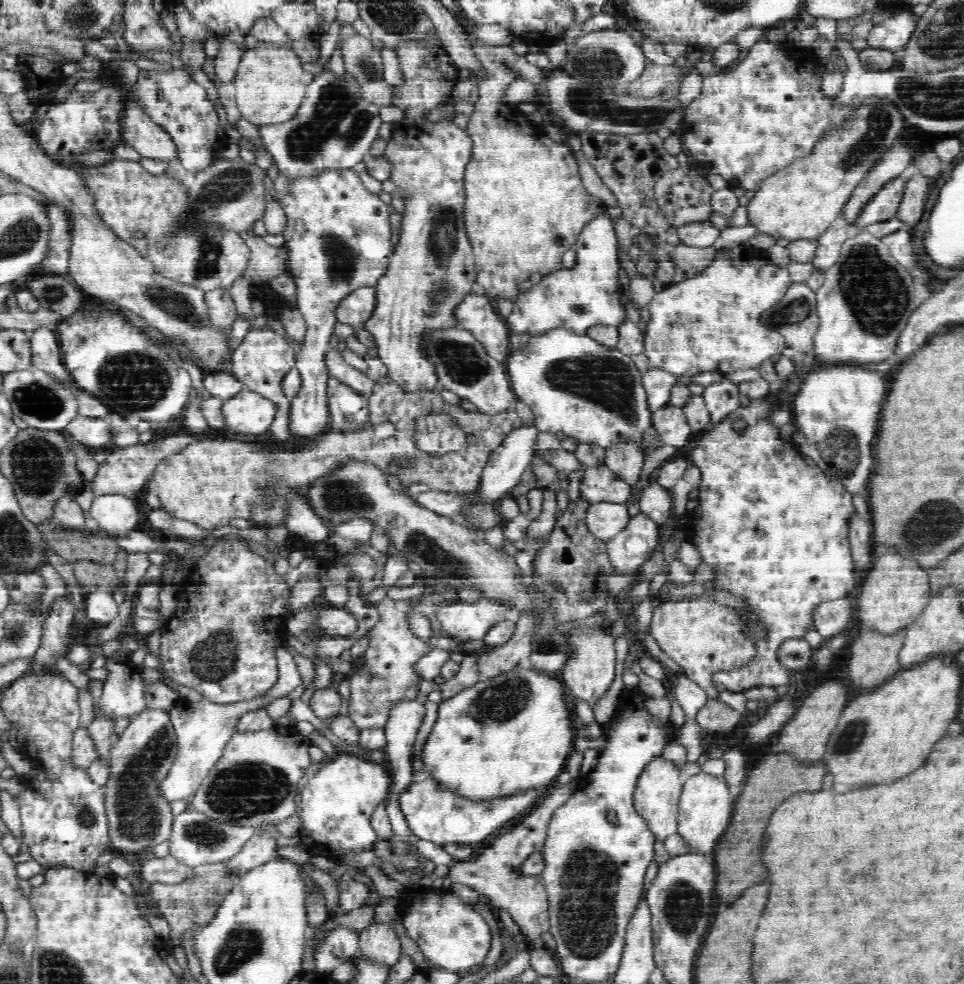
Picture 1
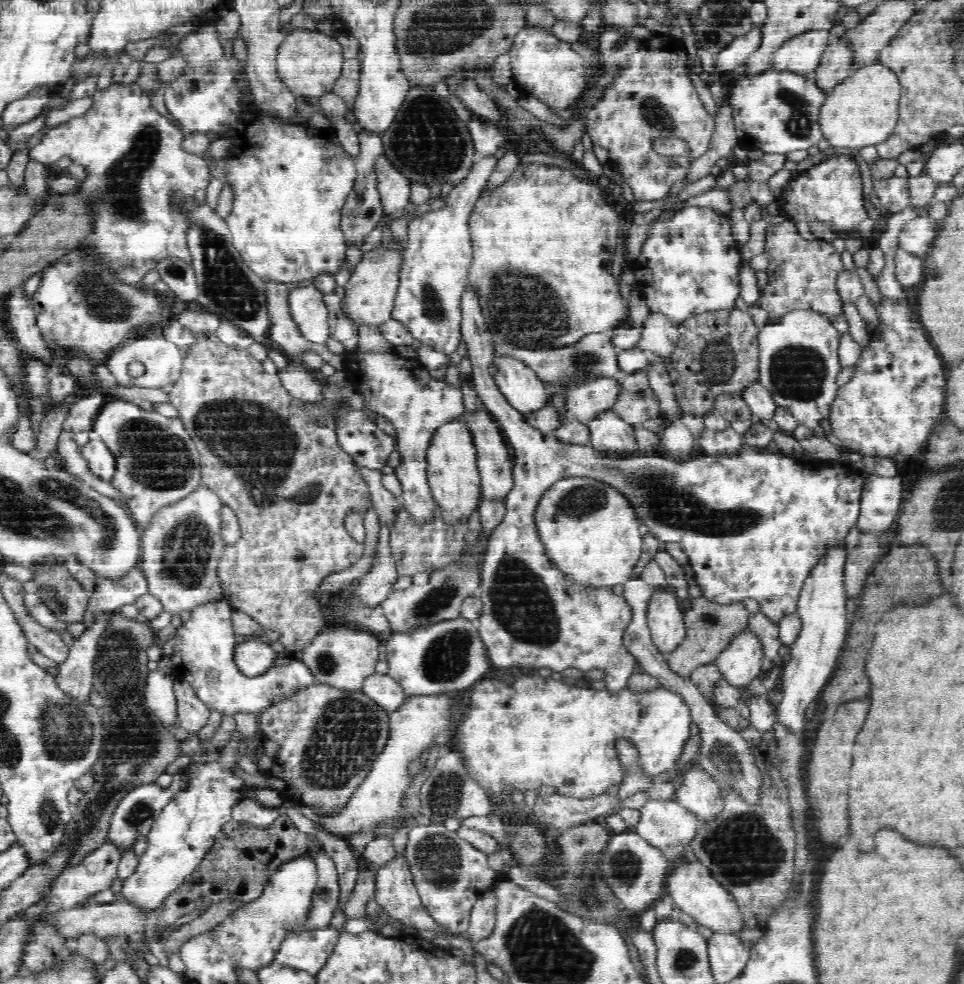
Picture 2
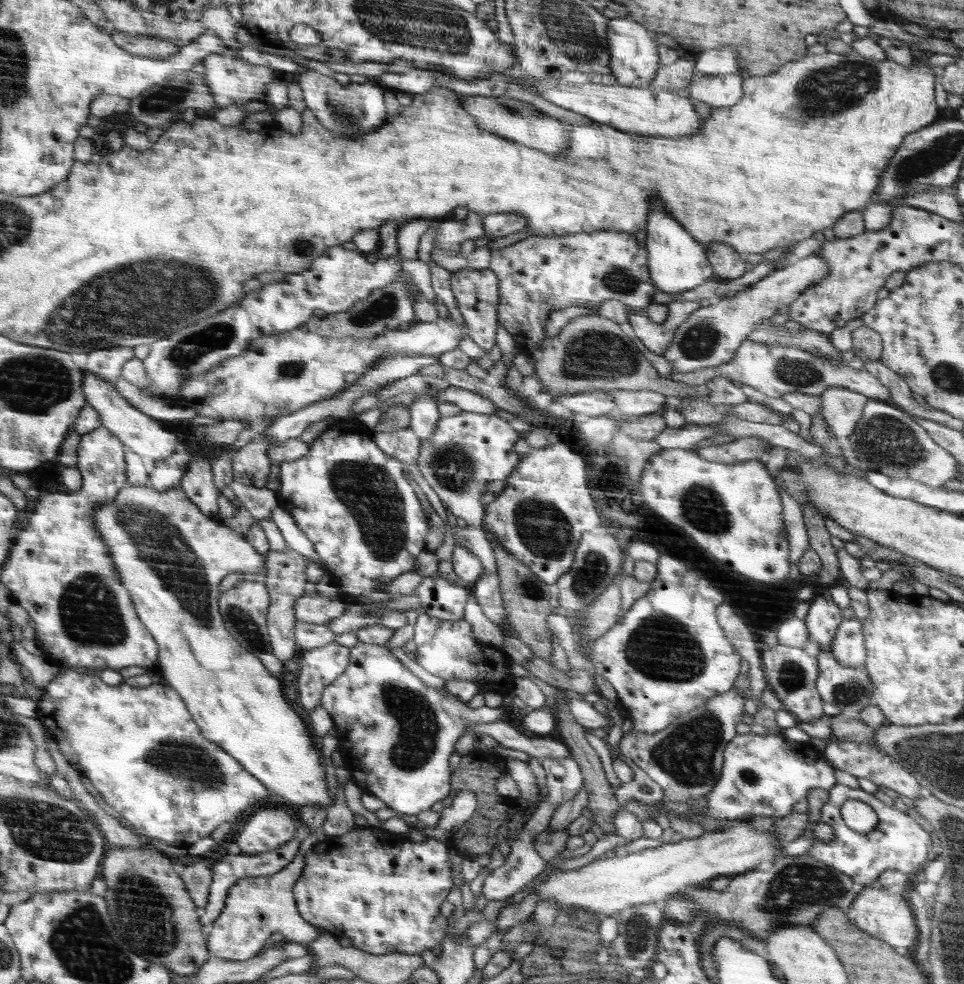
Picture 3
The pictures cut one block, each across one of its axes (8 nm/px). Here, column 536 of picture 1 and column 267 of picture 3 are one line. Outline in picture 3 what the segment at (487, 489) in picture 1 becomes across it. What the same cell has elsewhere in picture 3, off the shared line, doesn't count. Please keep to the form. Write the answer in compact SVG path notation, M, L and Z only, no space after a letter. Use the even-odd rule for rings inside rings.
M398 355L390 358L386 357L384 361L378 361L356 384L350 385L349 388L342 390L342 392L336 393L329 399L305 406L302 410L296 410L288 416L277 418L262 434L269 438L268 450L270 450L270 447L275 447L286 442L289 438L299 437L306 428L309 428L312 424L316 424L316 422L320 422L320 420L328 418L334 418L336 421L354 419L351 414L352 405L359 398L368 394L369 390L376 390L377 388L381 388L381 386L385 386L385 384L389 384L389 382L415 375L424 366L430 366L430 364L440 364L440 362L437 358L428 358L426 355Z

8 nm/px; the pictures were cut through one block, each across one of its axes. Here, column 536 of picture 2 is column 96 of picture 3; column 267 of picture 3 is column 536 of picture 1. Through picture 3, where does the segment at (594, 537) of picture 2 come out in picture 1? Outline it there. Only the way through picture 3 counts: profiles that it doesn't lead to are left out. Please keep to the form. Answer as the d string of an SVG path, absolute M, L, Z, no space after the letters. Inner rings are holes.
M520 663L509 671L498 674L498 676L484 679L480 682L474 683L468 688L460 690L439 704L437 711L438 717L433 725L430 736L426 740L426 744L422 749L422 761L424 763L424 771L419 778L433 776L435 779L440 779L444 786L448 787L451 791L456 791L459 795L465 795L466 798L484 800L493 799L495 796L513 795L515 792L526 791L527 788L542 786L544 784L553 785L557 776L565 770L566 760L568 756L574 751L573 742L576 737L574 728L572 728L572 708L568 706L568 698L564 690L564 683L556 678L550 678L548 674L540 674L527 663ZM570 780L568 784L555 785L553 792L535 809L527 814L526 818L511 832L498 835L496 842L484 850L476 860L459 860L449 867L447 874L452 883L466 884L480 892L485 900L495 907L504 908L513 918L526 936L528 944L530 941L541 938L542 933L550 931L549 923L549 900L543 878L540 875L526 876L520 870L522 862L528 855L541 852L547 837L547 830L551 815L577 790L578 782Z

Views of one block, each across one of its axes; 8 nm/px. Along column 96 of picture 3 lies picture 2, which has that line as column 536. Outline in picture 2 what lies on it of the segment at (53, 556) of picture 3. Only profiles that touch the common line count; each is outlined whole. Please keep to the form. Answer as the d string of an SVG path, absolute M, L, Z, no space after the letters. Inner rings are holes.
M469 281L466 284L464 292L461 294L461 311L463 319L461 322L461 335L464 342L466 342L468 350L468 359L471 362L473 368L473 375L471 381L474 382L475 391L483 402L482 408L486 409L495 418L495 422L499 425L504 439L509 444L509 449L514 452L513 455L513 474L514 474L514 488L508 494L505 500L505 506L507 507L507 514L504 518L503 524L500 524L494 534L485 542L483 546L484 562L482 571L480 573L480 591L479 597L483 603L483 609L479 616L479 635L487 652L487 657L492 666L497 669L523 669L525 666L536 666L536 668L550 668L552 671L561 672L564 668L578 668L583 673L592 670L592 668L598 668L604 672L603 680L606 682L606 686L610 690L620 690L622 687L627 686L628 679L634 674L634 666L640 666L640 659L637 658L633 651L628 649L625 645L625 630L633 620L633 606L624 599L624 596L616 596L613 592L613 588L610 586L594 587L592 584L578 584L578 582L570 582L573 580L569 578L569 574L557 566L557 563L553 561L553 558L546 550L545 542L542 542L542 536L538 533L538 526L536 524L537 507L539 506L542 496L548 491L548 488L559 479L567 478L567 475L589 475L590 478L600 479L612 487L618 488L618 491L622 491L622 494L626 495L626 498L630 499L630 502L636 506L638 510L638 516L642 518L642 522L648 526L650 532L654 532L658 538L664 540L664 544L667 542L679 542L682 546L682 550L688 555L690 564L695 572L695 581L701 587L703 595L714 602L740 603L743 599L749 597L750 599L757 600L760 605L760 610L767 614L770 618L773 618L776 622L780 620L781 616L786 616L790 612L797 612L797 602L800 598L803 582L806 582L807 577L813 574L813 570L829 557L830 553L837 552L838 549L844 548L846 536L850 534L852 528L857 527L859 520L859 514L861 509L861 498L864 494L867 476L858 473L853 464L843 458L842 460L829 461L820 463L806 462L803 459L791 458L785 456L783 453L771 454L770 452L757 452L750 447L745 446L742 452L730 457L714 457L705 454L696 460L676 462L666 458L662 453L656 455L647 455L646 453L636 454L636 456L630 456L630 458L605 458L598 452L595 452L592 446L576 446L566 445L554 436L554 434L545 435L532 427L526 425L520 417L520 411L516 410L507 400L502 396L502 393L498 392L494 381L491 380L491 375L488 373L488 367L491 365L492 356L495 352L495 334L490 332L487 327L486 319L483 315L483 310L480 304L480 299L477 291L477 284L475 281Z

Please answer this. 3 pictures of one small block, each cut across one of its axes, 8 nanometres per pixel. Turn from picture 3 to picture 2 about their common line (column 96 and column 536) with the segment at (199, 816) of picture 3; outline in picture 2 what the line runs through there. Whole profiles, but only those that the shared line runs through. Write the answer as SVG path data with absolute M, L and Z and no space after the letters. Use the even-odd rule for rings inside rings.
M538 673L522 674L515 676L515 681L511 685L507 685L500 676L496 675L491 679L482 679L470 688L469 712L458 722L456 734L456 742L453 744L454 749L460 749L461 753L465 755L465 762L468 762L469 770L481 781L481 785L489 790L492 794L492 799L495 803L499 804L501 799L499 795L504 787L511 788L516 786L523 792L526 789L538 789L541 785L550 785L557 789L558 793L565 794L566 796L575 796L576 798L590 798L596 794L609 792L611 785L616 785L629 777L630 773L642 773L644 777L650 777L654 780L660 777L660 774L670 774L672 781L675 776L683 776L691 769L692 765L685 762L684 746L688 742L690 735L690 726L692 726L693 718L691 717L690 707L680 698L680 696L670 692L662 686L650 688L650 690L630 690L628 686L620 688L620 690L610 690L605 687L603 690L592 689L592 687L580 688L578 686L568 686L562 681L554 680L550 676L536 676ZM626 740L634 745L639 750L638 760L634 763L626 763L621 758L620 751L617 750L618 742ZM684 758L685 765L678 767L678 762Z

